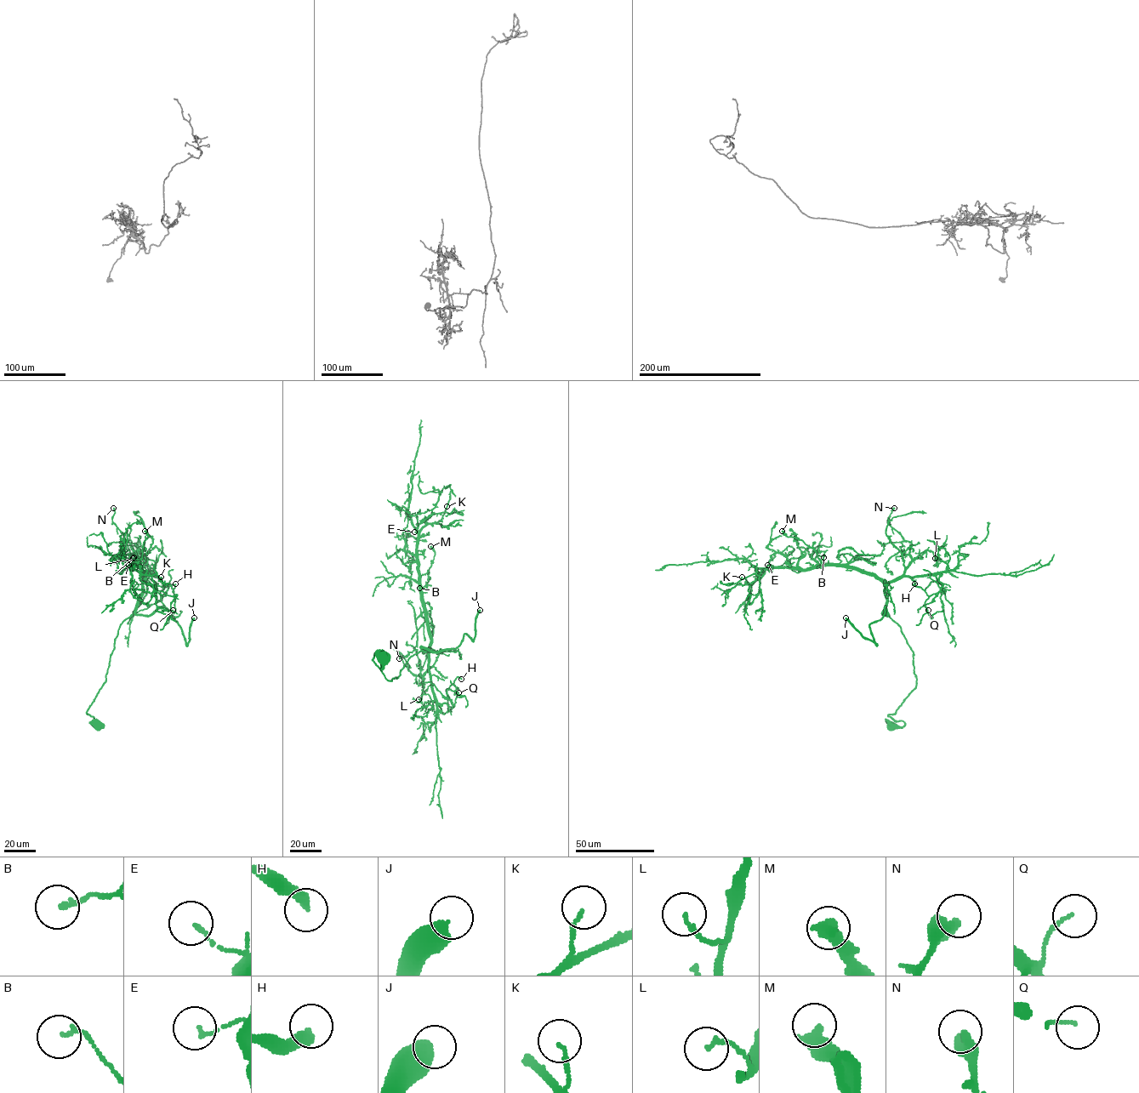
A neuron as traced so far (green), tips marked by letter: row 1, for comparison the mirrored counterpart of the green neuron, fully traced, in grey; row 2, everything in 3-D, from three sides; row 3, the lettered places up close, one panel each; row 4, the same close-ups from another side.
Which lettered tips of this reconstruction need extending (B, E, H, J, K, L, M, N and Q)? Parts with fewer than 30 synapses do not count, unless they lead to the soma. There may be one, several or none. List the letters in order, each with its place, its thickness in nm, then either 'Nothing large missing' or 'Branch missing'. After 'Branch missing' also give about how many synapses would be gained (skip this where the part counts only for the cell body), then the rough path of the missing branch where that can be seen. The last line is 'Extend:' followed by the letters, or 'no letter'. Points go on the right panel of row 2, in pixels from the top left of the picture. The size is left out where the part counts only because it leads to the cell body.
B: Place: (823, 557). Thickness 140 nm. Nothing large missing
E: Place: (767, 565). Thickness 130 nm. Nothing large missing
H: Place: (914, 583). Thickness 380 nm. Nothing large missing
J: Place: (845, 617). Thickness 600 nm. Branch missing. Roughly 700 synapses
K: Place: (742, 577). Thickness 120 nm. Nothing large missing
L: Place: (935, 558). Thickness 160 nm. Nothing large missing
M: Place: (782, 531). Thickness 550 nm. Nothing large missing
N: Place: (894, 508). Thickness 440 nm. Nothing large missing
Q: Place: (928, 610). Thickness 90 nm. Nothing large missing
Extend: J

